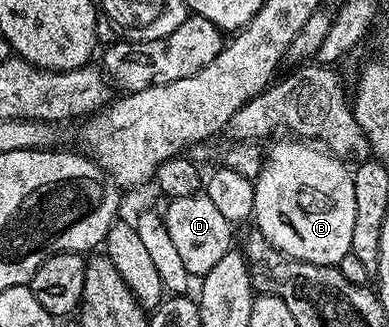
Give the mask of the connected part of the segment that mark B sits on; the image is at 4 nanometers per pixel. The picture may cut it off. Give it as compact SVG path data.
M293 136L283 137L283 142L269 143L270 151L264 154L264 165L254 184L253 221L258 221L257 233L275 246L287 258L304 260L321 266L337 266L350 253L352 227L356 224L356 188L351 167L341 158L310 140Z

